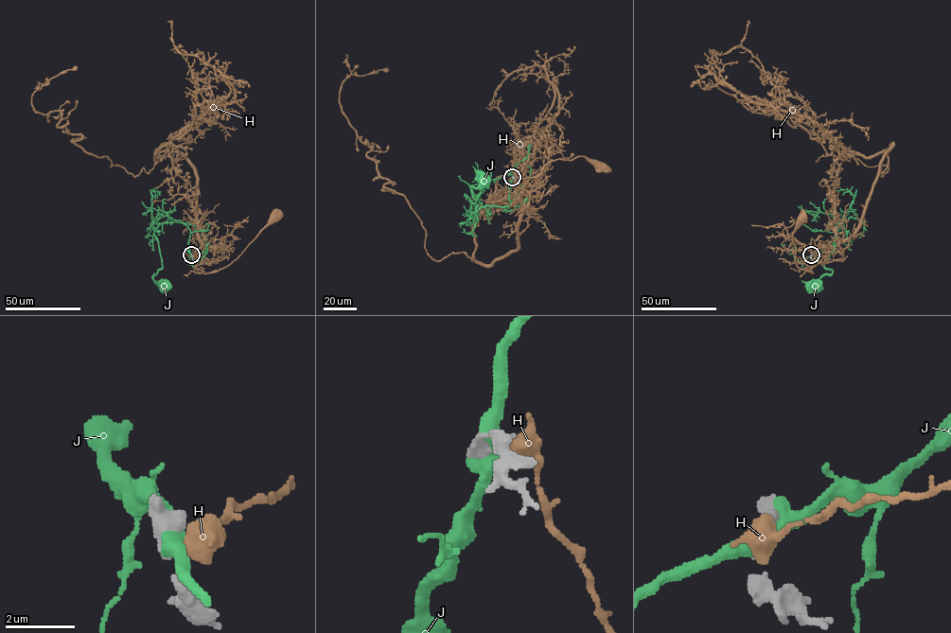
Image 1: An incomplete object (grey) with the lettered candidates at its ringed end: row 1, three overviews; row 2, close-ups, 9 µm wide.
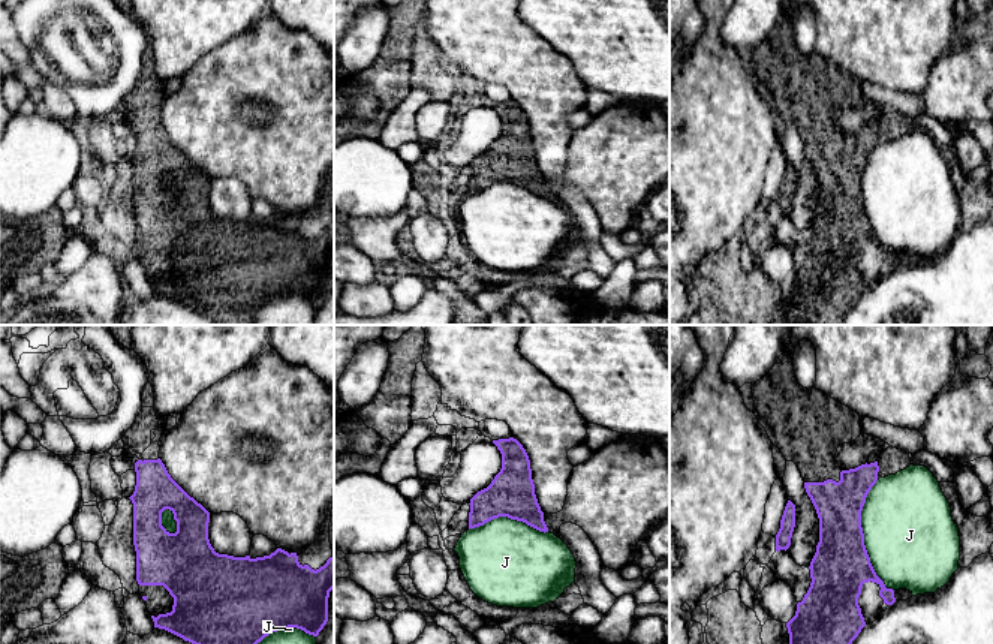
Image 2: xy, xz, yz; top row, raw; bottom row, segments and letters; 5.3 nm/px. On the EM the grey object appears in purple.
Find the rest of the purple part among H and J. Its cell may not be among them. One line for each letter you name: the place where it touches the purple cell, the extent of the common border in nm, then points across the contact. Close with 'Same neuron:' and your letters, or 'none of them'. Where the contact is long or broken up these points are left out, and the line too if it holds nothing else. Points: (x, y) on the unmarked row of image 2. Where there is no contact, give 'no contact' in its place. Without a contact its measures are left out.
Same neuron: none of them

